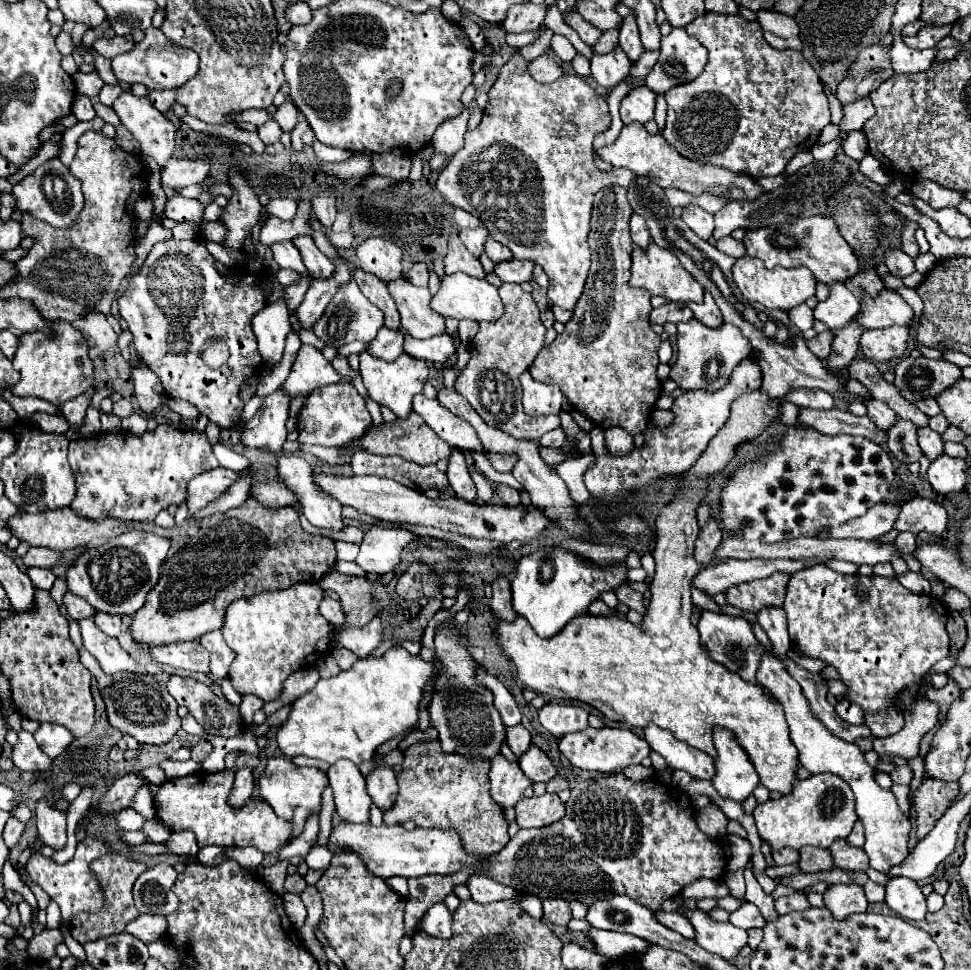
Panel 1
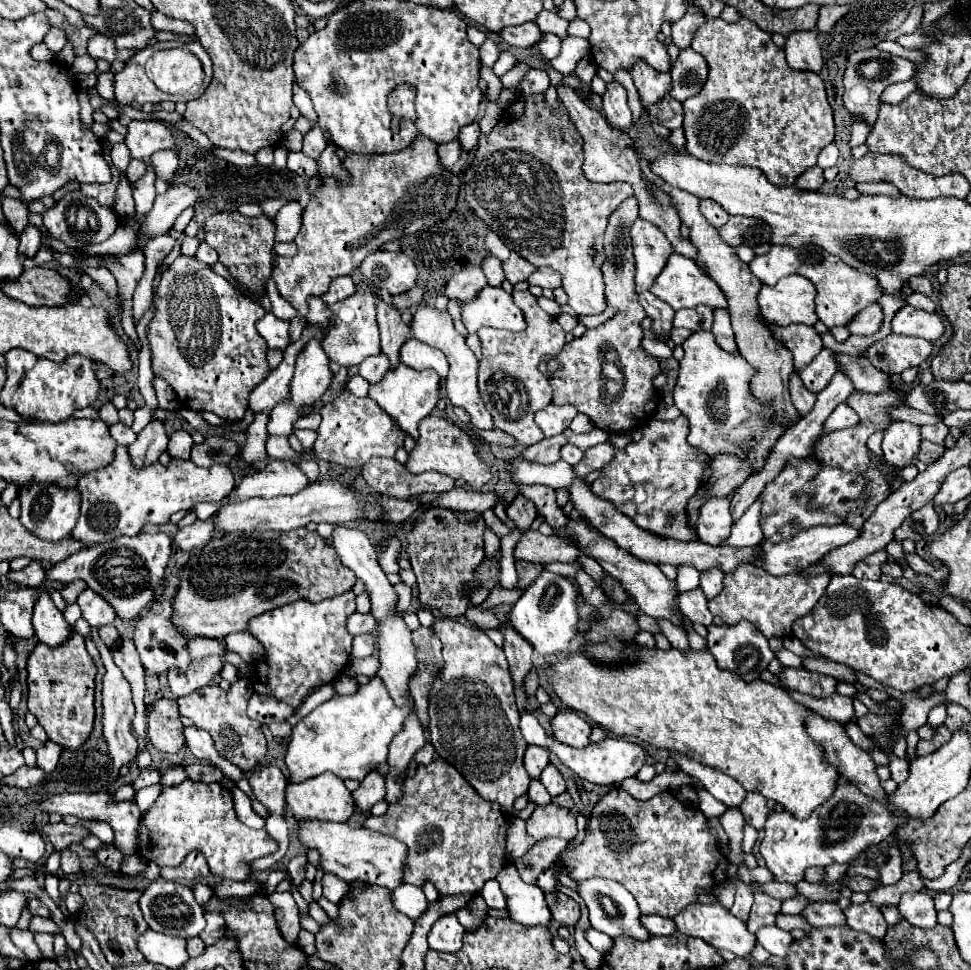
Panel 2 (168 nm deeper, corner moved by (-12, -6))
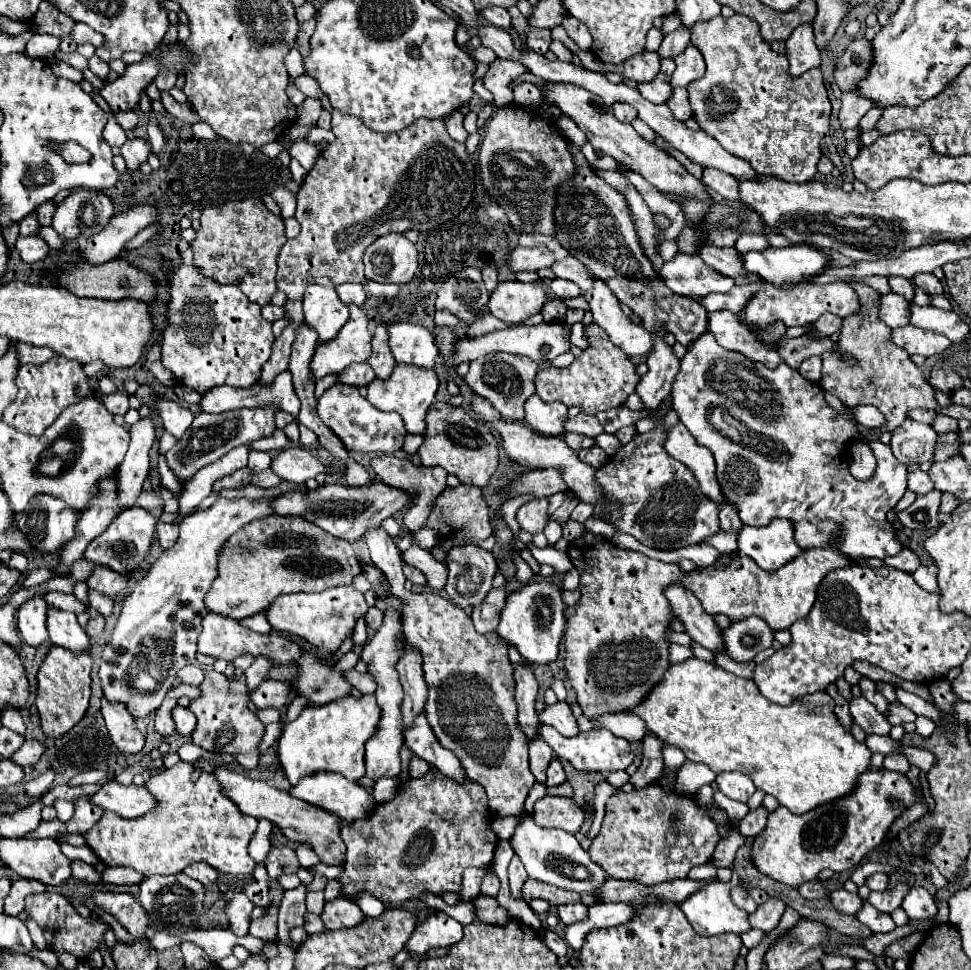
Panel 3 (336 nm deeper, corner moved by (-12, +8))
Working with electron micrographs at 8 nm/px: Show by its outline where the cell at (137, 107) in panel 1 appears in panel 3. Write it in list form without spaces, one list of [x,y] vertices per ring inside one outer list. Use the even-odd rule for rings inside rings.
[[[134,138],[134,140],[126,140],[124,146],[120,148],[122,158],[126,160],[126,168],[128,170],[138,170],[138,166],[150,156],[150,146],[146,138]]]

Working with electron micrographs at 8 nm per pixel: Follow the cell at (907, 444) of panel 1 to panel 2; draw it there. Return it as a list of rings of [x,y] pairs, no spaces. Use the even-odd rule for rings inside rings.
[[[922,442],[922,446],[920,446],[920,454],[918,454],[918,460],[920,462],[924,462],[924,464],[932,464],[932,462],[936,462],[942,454],[944,454],[944,446],[936,446],[936,444],[932,444],[932,442]]]

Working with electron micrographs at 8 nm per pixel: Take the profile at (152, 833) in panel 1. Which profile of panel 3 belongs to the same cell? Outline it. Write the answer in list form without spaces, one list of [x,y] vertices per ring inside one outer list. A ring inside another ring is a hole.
[[[104,866],[102,880],[114,882],[114,884],[140,884],[144,880],[144,876],[132,868],[124,868],[124,866]]]

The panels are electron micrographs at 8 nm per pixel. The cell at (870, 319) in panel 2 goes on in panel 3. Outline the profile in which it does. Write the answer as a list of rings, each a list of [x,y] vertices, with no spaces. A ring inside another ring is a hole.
[[[894,292],[882,294],[880,296],[880,312],[878,312],[878,316],[890,328],[906,326],[908,324],[908,302],[902,296],[894,294]]]

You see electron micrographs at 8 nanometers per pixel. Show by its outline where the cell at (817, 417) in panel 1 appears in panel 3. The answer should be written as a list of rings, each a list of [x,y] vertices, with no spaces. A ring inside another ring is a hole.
[[[730,310],[712,312],[708,316],[708,330],[712,330],[718,344],[724,346],[726,350],[740,352],[746,358],[766,364],[768,368],[776,368],[784,362],[776,350],[772,350],[770,346],[764,346],[764,342],[760,342],[752,334],[752,330],[748,330],[748,326],[740,322],[738,314]]]

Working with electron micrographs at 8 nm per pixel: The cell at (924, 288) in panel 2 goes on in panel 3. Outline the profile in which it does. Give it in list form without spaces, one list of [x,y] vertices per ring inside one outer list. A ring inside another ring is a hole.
[[[920,272],[920,274],[914,276],[914,282],[916,282],[926,294],[942,294],[942,292],[944,292],[944,290],[942,290],[942,284],[938,282],[938,278],[936,278],[934,274],[924,274],[924,272]]]

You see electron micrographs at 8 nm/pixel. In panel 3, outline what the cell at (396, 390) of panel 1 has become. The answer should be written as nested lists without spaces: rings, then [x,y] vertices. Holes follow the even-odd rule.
[[[396,364],[394,372],[390,374],[388,380],[372,380],[368,384],[368,398],[374,406],[386,412],[398,412],[404,420],[404,426],[412,434],[424,434],[424,416],[434,402],[434,394],[438,390],[438,374],[434,370],[422,368],[422,366],[412,366],[412,364]]]

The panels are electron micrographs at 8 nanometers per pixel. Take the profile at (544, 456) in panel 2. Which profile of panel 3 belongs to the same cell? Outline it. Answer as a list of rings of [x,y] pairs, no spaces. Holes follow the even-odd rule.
[[[578,414],[576,418],[568,418],[564,422],[564,430],[584,434],[584,436],[590,436],[590,438],[596,438],[598,434],[604,432],[604,428],[596,420],[596,416],[588,416],[588,414]]]

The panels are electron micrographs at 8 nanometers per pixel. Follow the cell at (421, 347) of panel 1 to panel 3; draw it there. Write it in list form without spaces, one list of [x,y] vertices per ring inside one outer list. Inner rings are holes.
[[[394,322],[388,326],[390,346],[396,362],[416,364],[434,368],[440,358],[440,350],[436,348],[434,336],[420,324],[412,322]]]

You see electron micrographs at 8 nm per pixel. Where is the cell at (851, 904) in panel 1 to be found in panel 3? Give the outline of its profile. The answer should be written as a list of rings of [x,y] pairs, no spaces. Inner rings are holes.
[[[864,900],[862,910],[856,912],[856,918],[866,924],[872,932],[892,932],[896,928],[894,920],[890,914],[884,914],[876,908],[872,908],[872,904],[868,904],[868,900]]]

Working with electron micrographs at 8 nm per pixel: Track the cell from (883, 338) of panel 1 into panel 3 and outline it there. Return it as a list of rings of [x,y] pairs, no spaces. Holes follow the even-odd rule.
[[[912,324],[892,330],[892,342],[904,348],[908,354],[922,354],[922,356],[938,356],[950,346],[950,340],[946,336],[940,336],[932,330],[916,328]]]

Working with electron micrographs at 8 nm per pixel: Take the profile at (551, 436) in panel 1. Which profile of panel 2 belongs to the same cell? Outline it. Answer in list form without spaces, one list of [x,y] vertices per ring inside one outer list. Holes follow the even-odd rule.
[[[566,444],[560,454],[562,454],[562,458],[564,458],[568,464],[572,464],[572,466],[576,466],[576,464],[582,460],[582,456],[584,456],[584,452],[582,452],[580,448],[576,448],[574,444]]]

